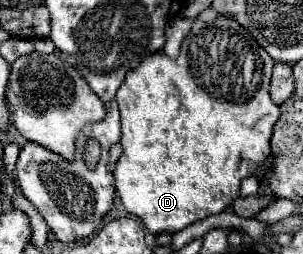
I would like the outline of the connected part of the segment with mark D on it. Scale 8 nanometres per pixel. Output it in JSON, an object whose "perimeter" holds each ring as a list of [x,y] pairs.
{"perimeter":[[[217,17],[211,23],[201,23],[201,21],[193,23],[189,35],[181,43],[179,57],[171,59],[163,51],[157,51],[157,53],[147,55],[137,69],[127,73],[123,87],[119,87],[119,91],[115,95],[115,101],[117,101],[119,111],[121,111],[121,141],[119,141],[119,145],[123,149],[121,157],[115,163],[115,171],[113,171],[115,189],[117,189],[117,195],[123,201],[123,207],[131,215],[137,215],[151,233],[163,233],[163,231],[177,233],[177,231],[185,229],[187,225],[191,225],[191,223],[195,223],[195,221],[199,221],[207,215],[225,211],[231,205],[231,201],[239,195],[241,179],[253,175],[257,171],[257,167],[261,167],[267,161],[267,157],[271,155],[269,141],[271,141],[273,125],[279,119],[279,107],[269,97],[269,79],[271,79],[273,65],[275,65],[275,61],[267,55],[267,51],[235,19]]]}

